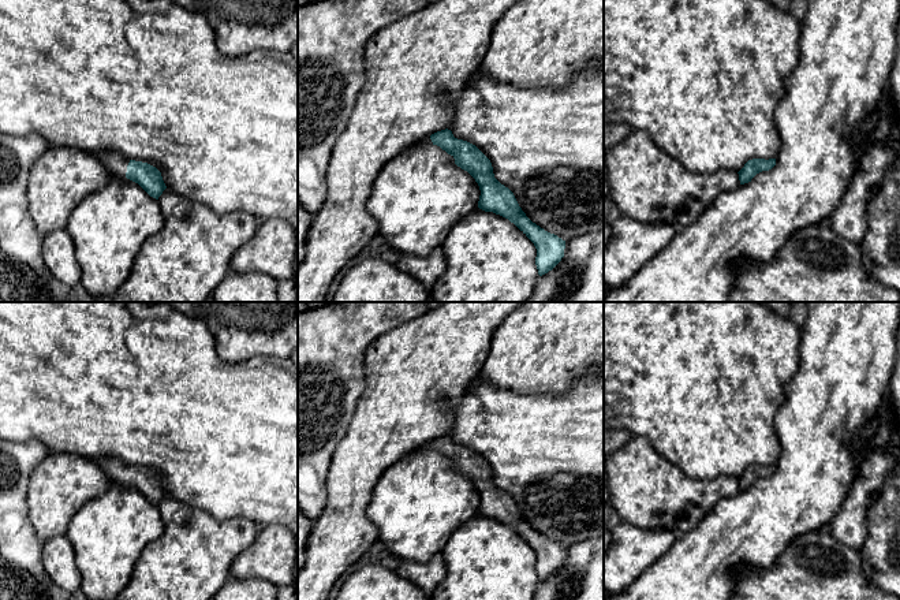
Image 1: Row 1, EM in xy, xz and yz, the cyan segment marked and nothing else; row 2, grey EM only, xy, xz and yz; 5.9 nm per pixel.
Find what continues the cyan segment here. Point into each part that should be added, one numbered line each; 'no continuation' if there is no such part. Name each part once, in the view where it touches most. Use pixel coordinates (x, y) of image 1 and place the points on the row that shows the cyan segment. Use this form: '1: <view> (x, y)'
1: xy (116, 164)

